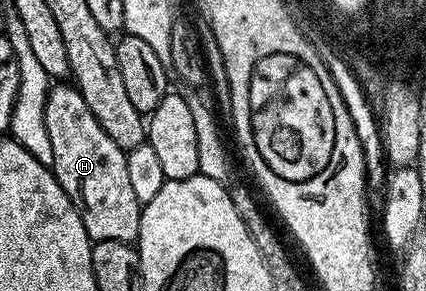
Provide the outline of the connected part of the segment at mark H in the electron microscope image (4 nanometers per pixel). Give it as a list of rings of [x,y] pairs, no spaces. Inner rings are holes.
[[[50,85],[45,119],[47,120],[47,136],[51,136],[53,175],[59,180],[63,192],[67,192],[67,196],[75,204],[83,220],[83,228],[87,228],[89,239],[93,242],[115,240],[130,244],[136,243],[139,236],[142,204],[135,198],[134,189],[131,188],[130,173],[127,172],[126,151],[121,150],[119,144],[115,144],[115,140],[107,136],[107,132],[103,132],[99,120],[95,120],[91,108],[87,108],[87,100],[83,100],[76,85]]]

